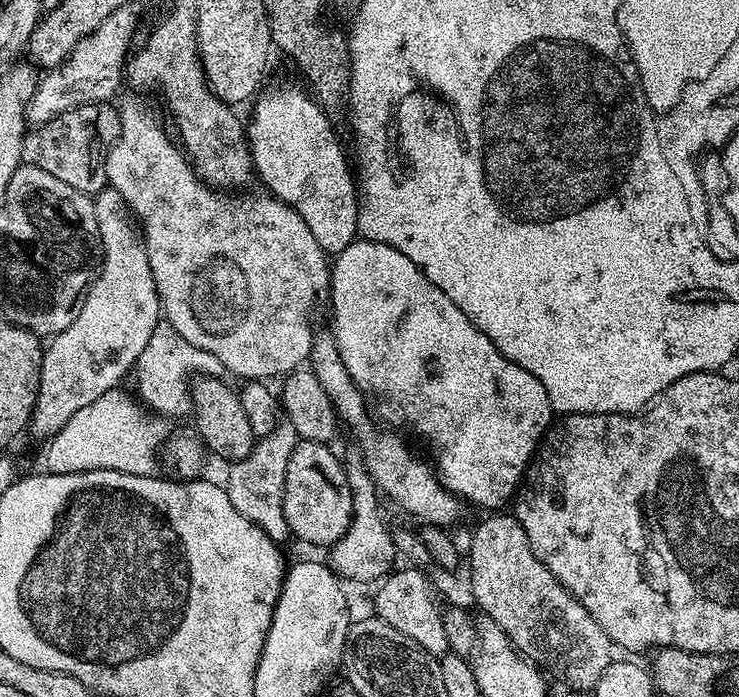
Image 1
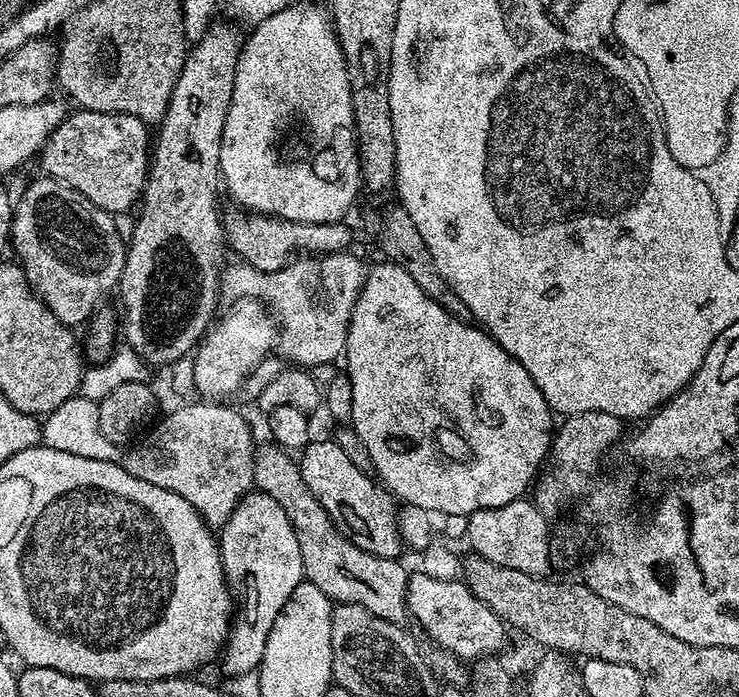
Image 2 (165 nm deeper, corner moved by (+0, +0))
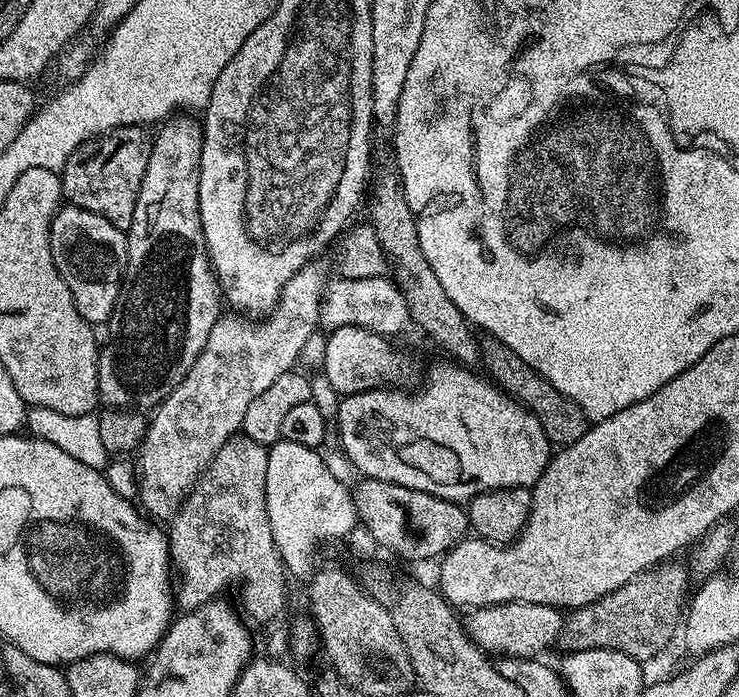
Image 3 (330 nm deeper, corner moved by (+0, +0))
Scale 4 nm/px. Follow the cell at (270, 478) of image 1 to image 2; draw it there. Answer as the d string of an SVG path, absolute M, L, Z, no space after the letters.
M253 490L243 496L240 505L234 510L218 532L220 561L224 567L224 579L238 601L234 619L230 624L227 641L222 649L225 677L231 678L247 672L255 672L263 661L267 638L274 627L274 622L282 613L282 608L290 600L294 590L305 581L302 566L302 549L298 547L298 538L294 534L294 526L286 516L286 510L268 492Z

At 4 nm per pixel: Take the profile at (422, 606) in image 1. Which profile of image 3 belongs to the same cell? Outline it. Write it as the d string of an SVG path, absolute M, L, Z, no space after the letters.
M526 602L486 606L475 609L469 616L472 617L466 620L466 631L472 643L484 649L485 653L497 652L497 657L518 658L525 662L539 657L539 652L555 645L565 619L561 609Z

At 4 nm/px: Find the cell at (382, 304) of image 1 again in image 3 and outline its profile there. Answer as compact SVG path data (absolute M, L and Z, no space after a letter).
M455 362L444 363L448 364L436 364L429 372L427 369L426 379L423 381L423 384L425 383L424 388L417 387L413 392L401 390L399 387L384 387L374 388L364 393L343 397L343 399L340 400L338 414L334 421L334 432L335 435L336 432L340 435L338 444L344 456L353 464L361 477L370 480L381 480L382 482L394 482L398 486L406 486L410 490L425 492L426 494L437 496L443 500L467 502L471 500L473 496L477 496L483 492L492 492L496 488L531 489L532 485L538 482L538 478L542 478L542 474L546 470L549 460L551 460L554 455L554 445L548 440L546 434L543 433L542 425L538 422L538 418L535 417L531 410L524 408L519 401L508 395L503 389L497 387L492 380L485 378L483 375L480 375L481 377L475 376L475 374L472 373L475 371L473 371L471 367Z

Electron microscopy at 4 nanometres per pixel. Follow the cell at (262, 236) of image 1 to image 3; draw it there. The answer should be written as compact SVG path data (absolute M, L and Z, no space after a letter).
M379 276L378 278L354 278L353 280L345 280L343 278L336 278L329 283L324 290L324 301L320 304L320 323L319 327L324 330L333 330L342 326L362 327L366 331L376 332L380 336L387 338L396 338L396 335L403 330L404 327L409 327L410 317L408 314L408 307L406 306L406 298L400 293L400 289L396 287L395 283L388 276Z

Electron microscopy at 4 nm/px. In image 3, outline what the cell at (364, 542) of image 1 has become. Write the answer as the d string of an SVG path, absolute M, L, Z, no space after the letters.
M342 326L333 329L327 335L326 356L321 366L329 386L335 391L333 393L343 398L374 388L413 387L421 379L422 368L420 372L419 362L393 344L387 337L362 327Z

